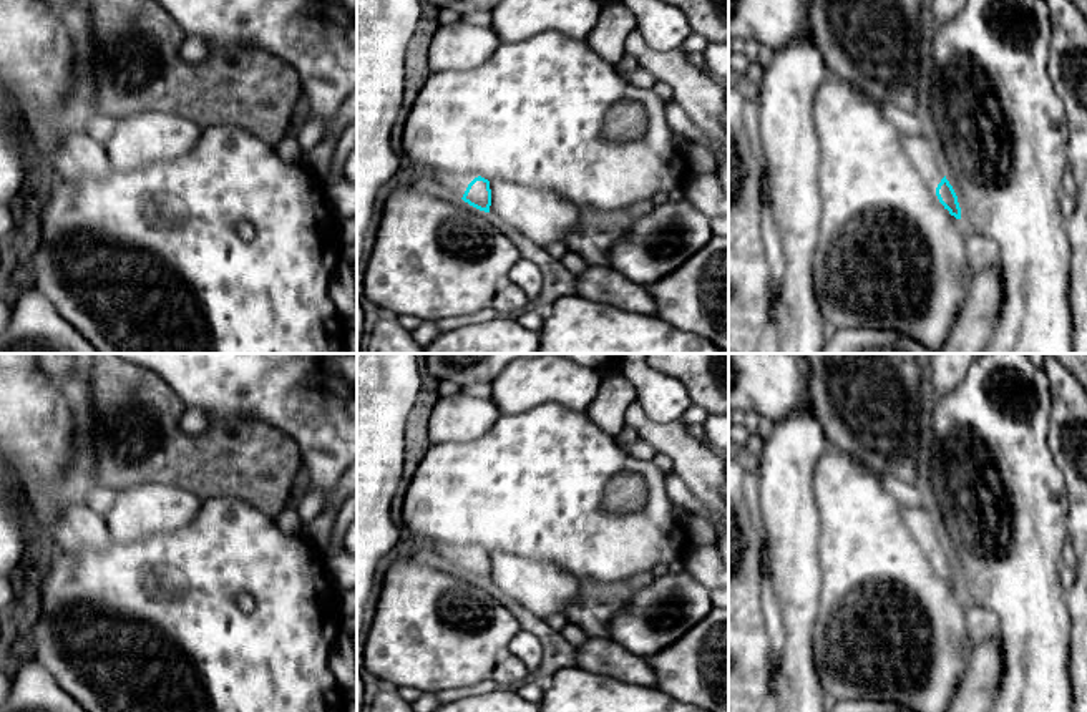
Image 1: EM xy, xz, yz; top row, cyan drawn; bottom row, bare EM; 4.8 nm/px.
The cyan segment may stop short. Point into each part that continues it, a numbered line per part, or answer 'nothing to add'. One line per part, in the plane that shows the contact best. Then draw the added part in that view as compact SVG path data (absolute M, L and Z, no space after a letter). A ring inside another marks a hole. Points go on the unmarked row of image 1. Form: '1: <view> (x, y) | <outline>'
1: xz (455, 556) | M428 543L425 548L427 554L435 561L446 564L455 569L463 569L468 556L476 549L475 546L450 544L450 543Z

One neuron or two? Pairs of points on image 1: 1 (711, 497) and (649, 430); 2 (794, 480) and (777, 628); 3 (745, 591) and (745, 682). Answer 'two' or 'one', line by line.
1: one
2: two
3: one

